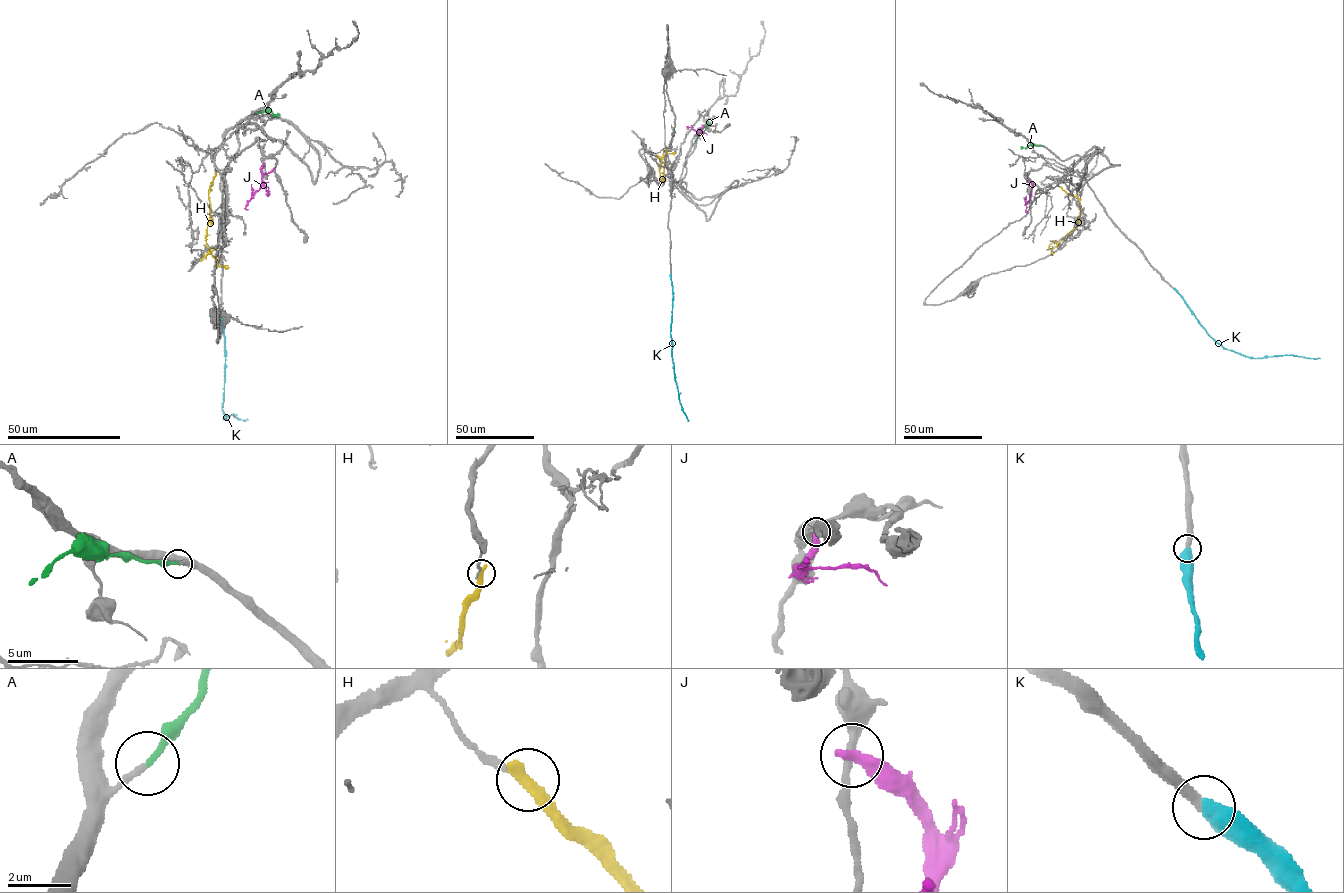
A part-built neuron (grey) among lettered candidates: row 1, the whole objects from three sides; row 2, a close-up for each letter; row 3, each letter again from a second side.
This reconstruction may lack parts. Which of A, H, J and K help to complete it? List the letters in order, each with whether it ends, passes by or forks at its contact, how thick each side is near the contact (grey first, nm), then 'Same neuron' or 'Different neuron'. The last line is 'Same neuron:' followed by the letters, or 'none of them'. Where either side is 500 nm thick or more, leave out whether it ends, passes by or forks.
A: It ends there. Thickness 200 nm (grey) against 220 nm. Same neuron
H: It ends there. Thickness 190 nm (grey) against 400 nm. Different neuron
J: It ends there. Thickness 240 nm (grey) against 400 nm. Different neuron
K: Thickness 340 nm (grey) against 550 nm. Same neuron
Same neuron: A, K

